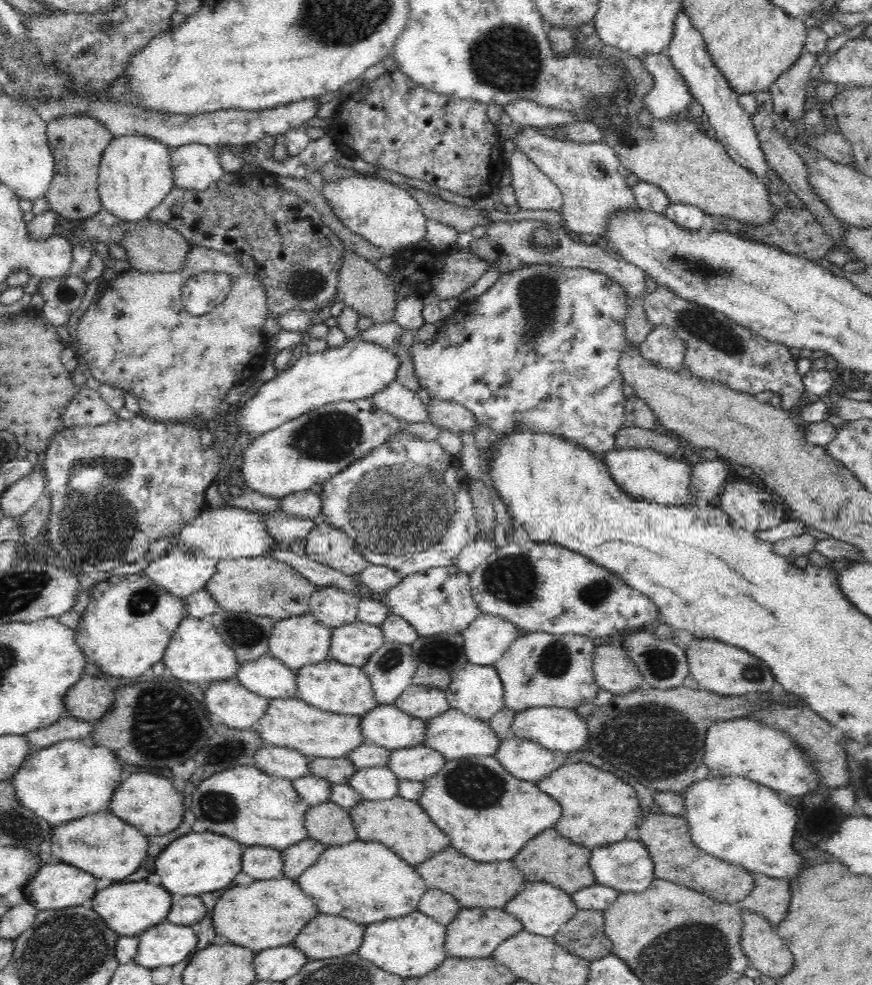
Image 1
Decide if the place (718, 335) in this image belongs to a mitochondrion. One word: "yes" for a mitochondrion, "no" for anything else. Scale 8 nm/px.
yes

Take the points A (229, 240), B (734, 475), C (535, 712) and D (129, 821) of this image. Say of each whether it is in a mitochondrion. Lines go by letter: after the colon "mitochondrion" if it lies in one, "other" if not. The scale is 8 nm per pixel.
A: other
B: other
C: other
D: other

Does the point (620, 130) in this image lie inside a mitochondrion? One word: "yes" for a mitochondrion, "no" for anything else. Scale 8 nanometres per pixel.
yes

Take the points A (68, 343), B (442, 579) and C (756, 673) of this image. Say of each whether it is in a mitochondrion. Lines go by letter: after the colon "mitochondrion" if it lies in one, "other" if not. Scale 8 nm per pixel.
A: other
B: other
C: mitochondrion

